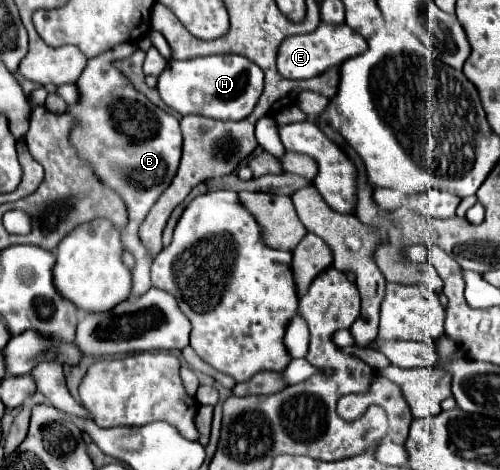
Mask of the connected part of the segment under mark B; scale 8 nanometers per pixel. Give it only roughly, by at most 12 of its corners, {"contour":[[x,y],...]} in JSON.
{"contour":[[89,58],[71,144],[129,210],[131,298],[151,288],[139,226],[173,182],[179,120]]}

